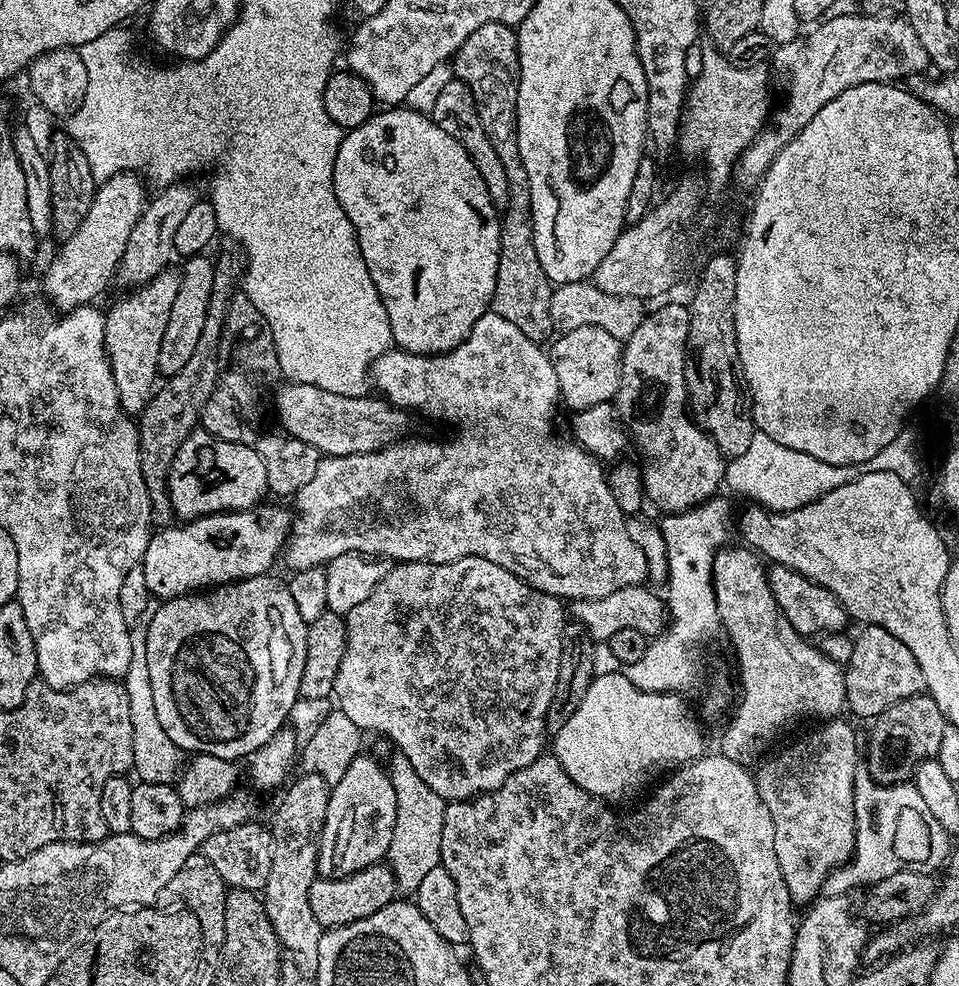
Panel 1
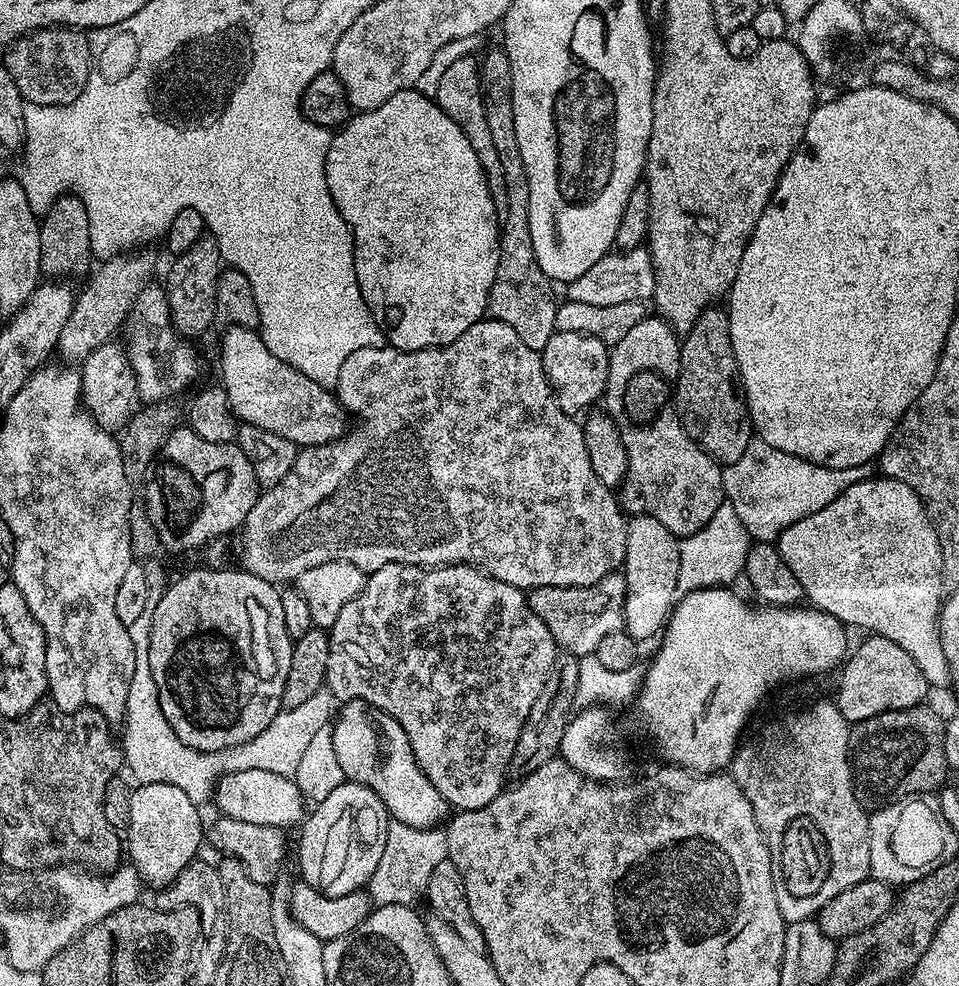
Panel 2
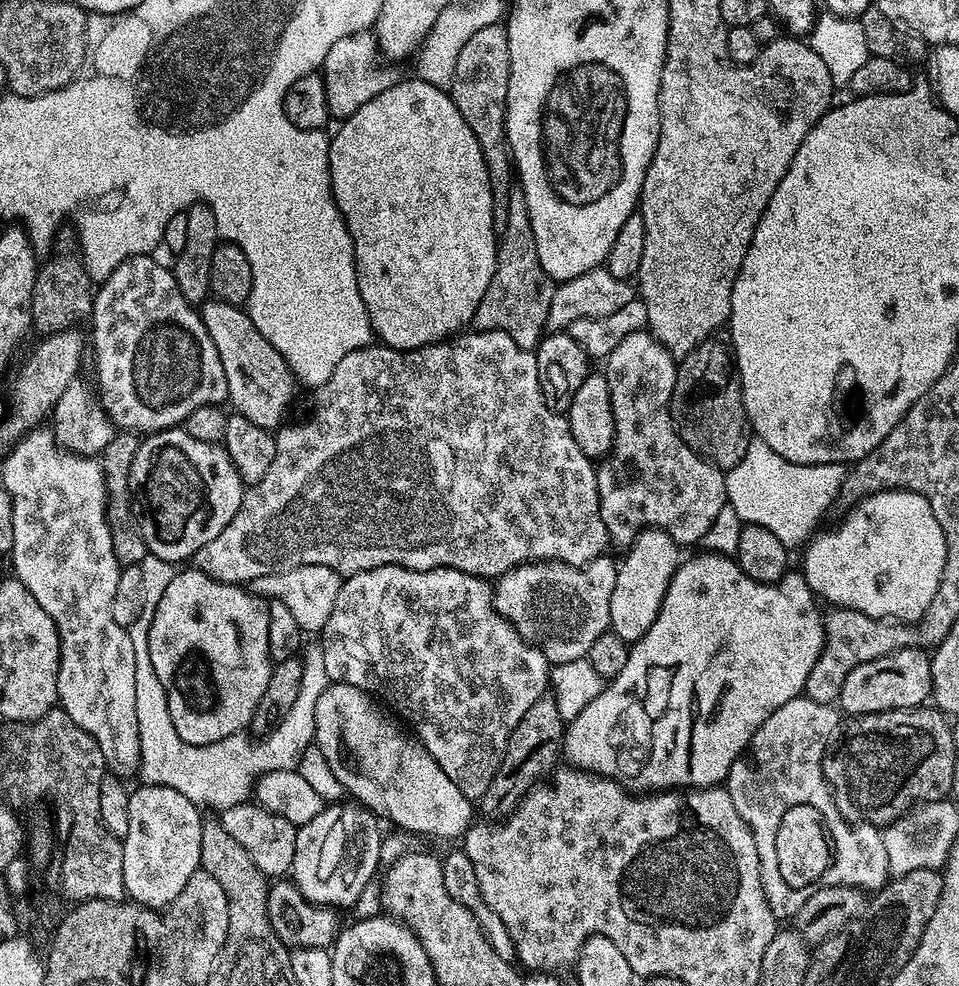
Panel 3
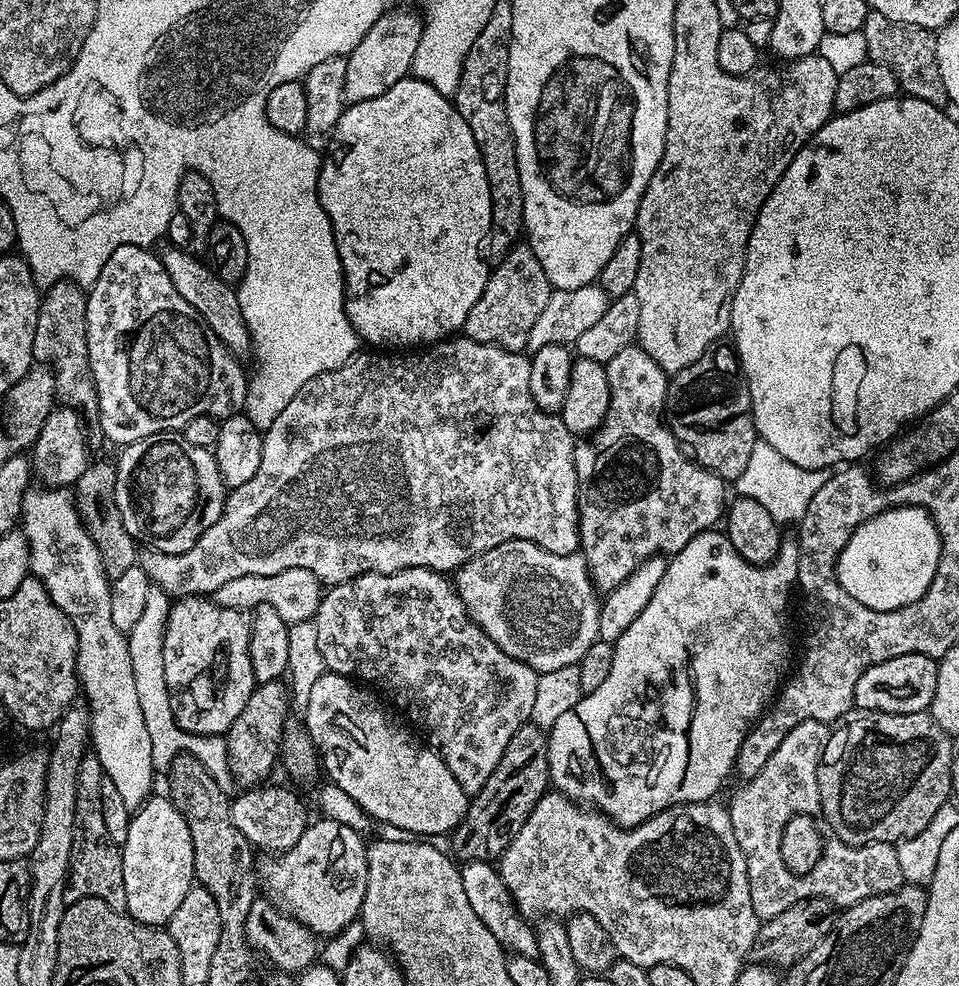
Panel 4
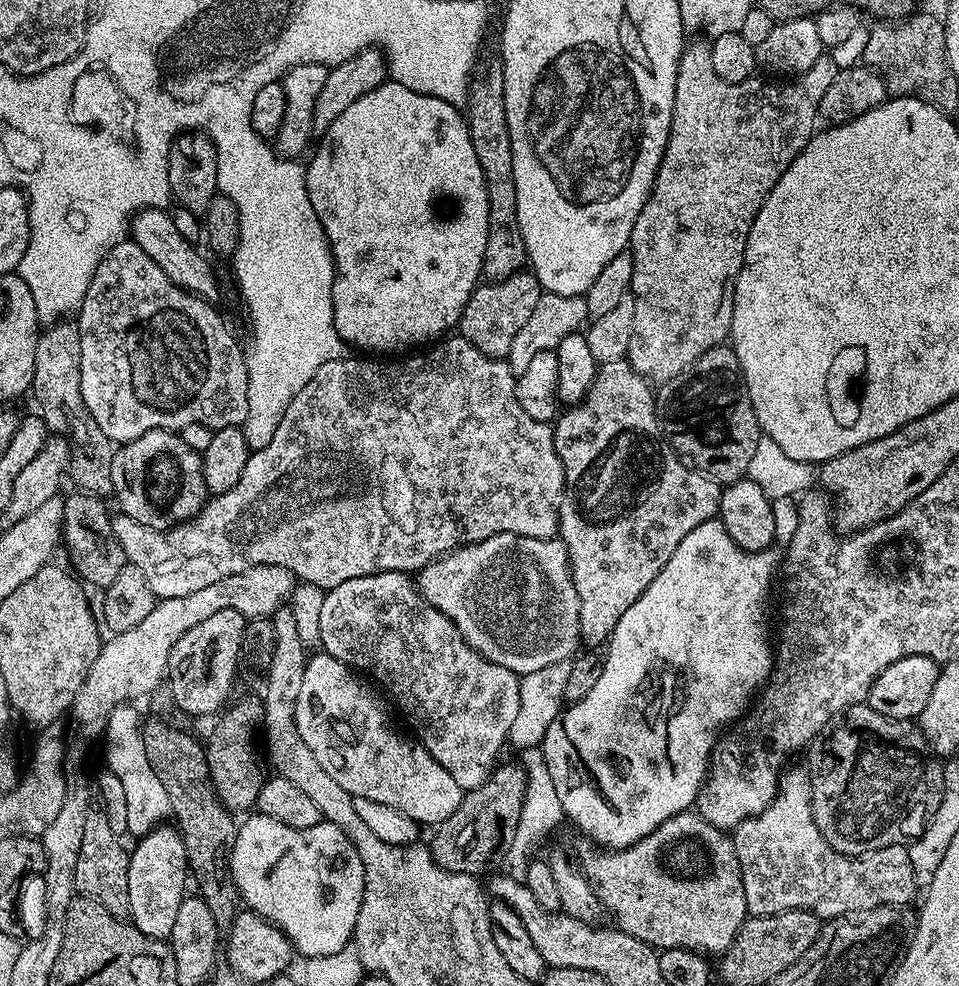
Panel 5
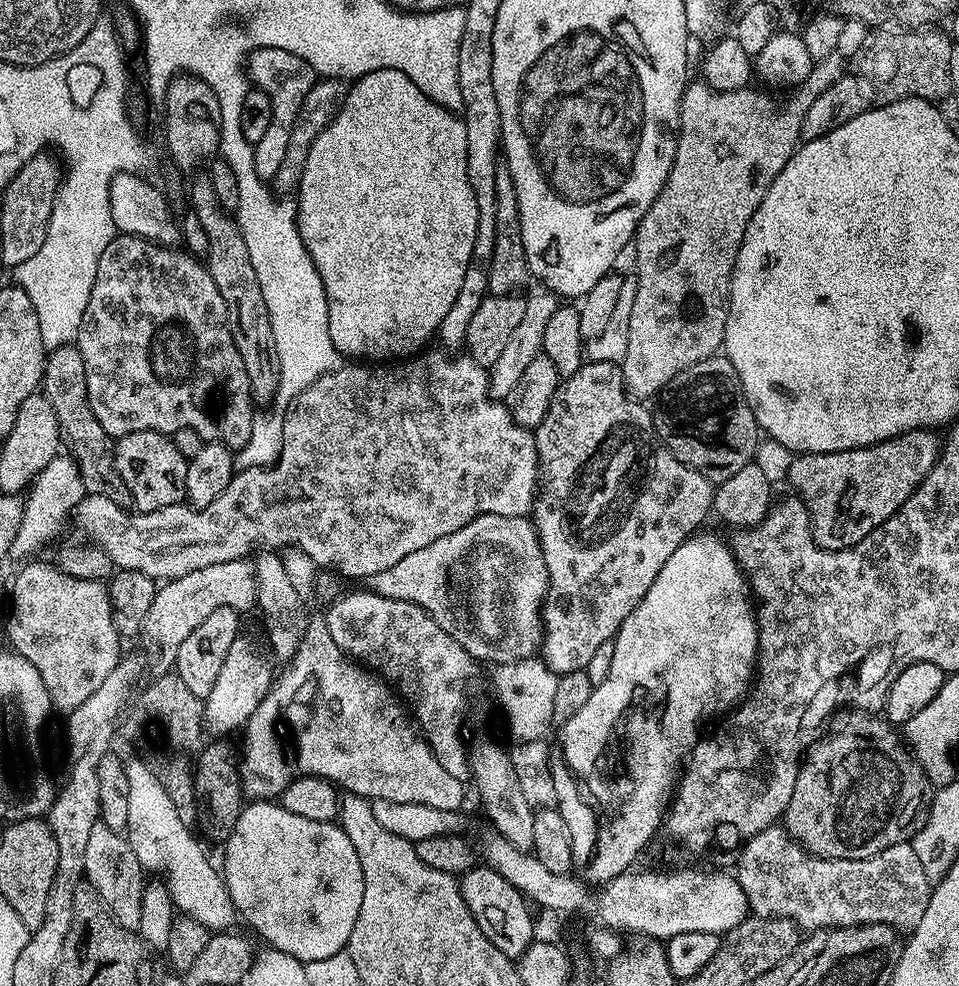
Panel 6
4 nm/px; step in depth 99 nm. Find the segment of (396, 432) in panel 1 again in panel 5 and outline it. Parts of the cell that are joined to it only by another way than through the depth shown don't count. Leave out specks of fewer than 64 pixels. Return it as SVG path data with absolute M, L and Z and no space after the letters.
M143 208L142 211L137 212L132 217L130 239L132 243L142 246L142 250L146 250L146 254L150 254L154 262L158 262L162 274L166 274L170 282L186 289L193 296L201 296L209 302L219 301L220 284L216 281L215 270L208 265L209 257L203 251L200 253L193 241L182 238L182 234L178 234L178 229L172 221L171 211L163 208Z

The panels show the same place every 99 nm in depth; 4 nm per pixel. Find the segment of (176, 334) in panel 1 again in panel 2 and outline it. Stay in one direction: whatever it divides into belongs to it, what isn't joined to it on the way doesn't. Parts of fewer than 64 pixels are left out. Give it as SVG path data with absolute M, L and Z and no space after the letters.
M206 234L198 242L194 242L194 246L186 250L186 254L175 257L171 262L173 264L168 272L166 295L172 323L176 331L185 338L200 336L211 326L212 320L214 324L217 319L216 291L222 271L222 261L216 239Z

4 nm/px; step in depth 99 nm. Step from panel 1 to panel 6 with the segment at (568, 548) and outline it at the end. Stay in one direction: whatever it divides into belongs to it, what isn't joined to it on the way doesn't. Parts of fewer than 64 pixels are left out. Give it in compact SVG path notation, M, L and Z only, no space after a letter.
M424 350L411 358L401 359L391 366L369 366L364 362L348 362L324 376L319 376L309 388L302 390L302 394L292 401L286 412L288 417L283 417L284 445L280 456L269 467L237 471L232 477L230 486L226 486L226 490L222 490L222 494L218 494L218 498L214 498L210 506L193 508L181 502L174 506L166 506L162 510L138 512L129 510L125 505L115 504L111 496L88 494L76 507L74 524L76 520L81 534L84 535L81 537L87 538L97 548L104 549L117 569L138 570L152 580L163 582L182 578L182 574L202 570L218 562L251 557L257 550L292 549L306 554L321 569L332 567L334 571L341 572L344 576L367 578L388 570L396 562L406 558L406 554L414 554L414 550L422 550L422 546L430 546L430 542L438 542L438 538L446 538L446 534L462 530L462 526L466 526L482 514L528 516L532 511L532 505L536 502L540 483L540 463L535 435L518 422L514 422L507 403L493 398L492 389L488 386L489 369L485 365L474 362L474 358L467 354L449 354L444 350L428 351Z

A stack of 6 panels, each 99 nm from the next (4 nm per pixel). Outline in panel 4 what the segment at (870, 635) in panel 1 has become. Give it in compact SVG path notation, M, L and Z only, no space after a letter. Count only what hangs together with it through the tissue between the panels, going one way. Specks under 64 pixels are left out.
M902 654L898 658L890 658L886 662L872 664L858 678L858 686L854 686L854 704L865 712L889 712L890 714L914 714L928 712L932 707L934 690L938 686L938 664L933 657L914 654Z

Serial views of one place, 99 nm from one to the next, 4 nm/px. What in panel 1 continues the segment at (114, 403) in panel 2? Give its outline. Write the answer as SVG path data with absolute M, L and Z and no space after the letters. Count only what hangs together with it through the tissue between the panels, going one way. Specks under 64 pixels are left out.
M176 270L160 272L152 280L139 285L124 296L104 317L104 349L114 374L120 408L129 414L139 414L147 406L158 384L158 354L162 346L162 334L166 334L166 322L170 322L170 306L180 289L180 273Z

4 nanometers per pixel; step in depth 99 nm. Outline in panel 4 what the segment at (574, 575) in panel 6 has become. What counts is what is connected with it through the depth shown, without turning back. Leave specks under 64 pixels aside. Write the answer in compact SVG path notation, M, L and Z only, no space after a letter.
M632 343L626 346L626 350L622 350L614 358L610 358L610 362L606 365L608 370L608 385L610 386L610 406L608 413L604 419L604 424L597 432L593 432L591 436L581 439L574 450L574 468L576 477L578 478L578 514L580 515L580 546L579 551L586 558L588 563L588 572L592 575L592 582L596 585L601 593L607 594L621 586L630 574L641 562L650 559L657 554L671 558L676 555L678 550L682 550L682 546L686 546L686 542L690 542L690 538L694 538L699 532L706 532L717 527L716 524L721 523L722 517L726 512L726 499L724 500L725 481L716 476L710 470L706 470L701 464L686 455L685 449L682 447L676 435L669 430L668 425L664 423L663 410L664 399L668 393L669 373L662 370L662 366L658 366L658 362L654 362L654 358L650 358L650 354L646 354L646 350L642 350L640 345Z

